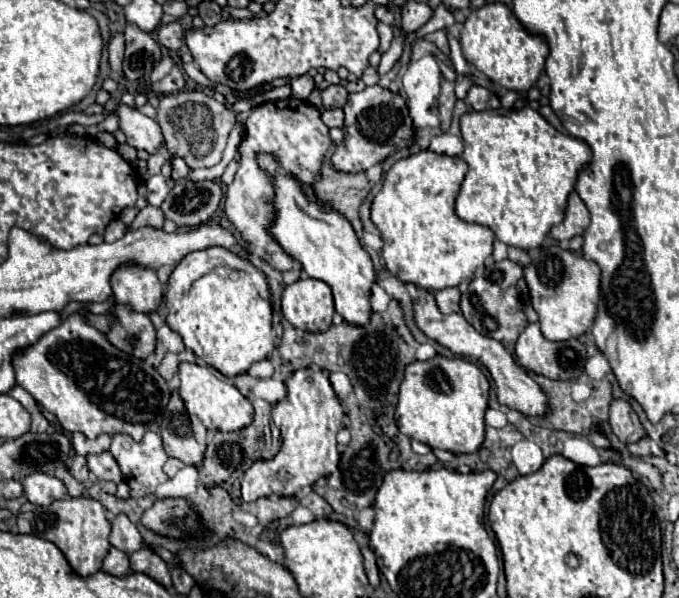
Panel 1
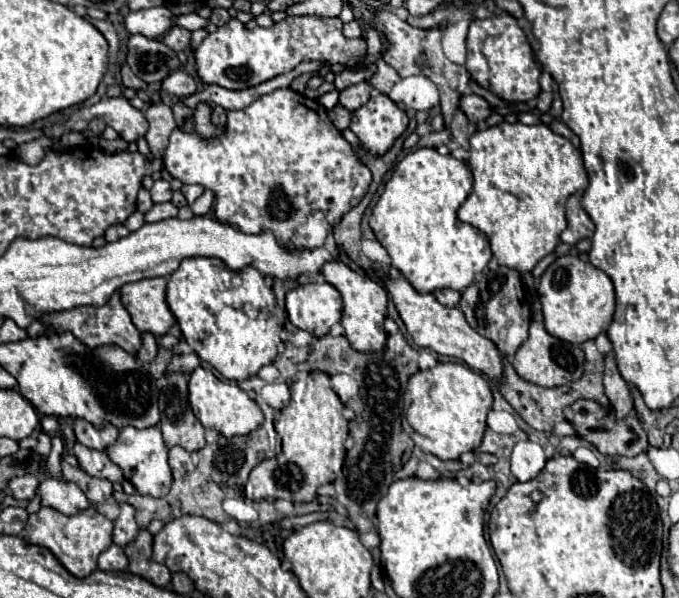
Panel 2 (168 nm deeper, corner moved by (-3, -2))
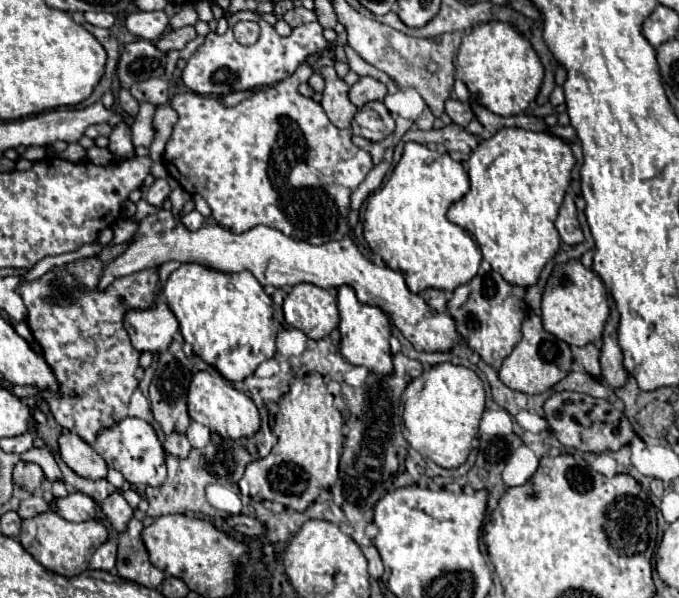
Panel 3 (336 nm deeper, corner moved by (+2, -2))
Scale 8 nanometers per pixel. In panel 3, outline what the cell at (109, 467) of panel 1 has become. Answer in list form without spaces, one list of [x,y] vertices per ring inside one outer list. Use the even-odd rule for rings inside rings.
[[[64,432],[60,436],[60,456],[72,468],[78,476],[88,478],[88,480],[100,480],[106,478],[108,466],[104,458],[86,442],[82,442],[76,434]]]

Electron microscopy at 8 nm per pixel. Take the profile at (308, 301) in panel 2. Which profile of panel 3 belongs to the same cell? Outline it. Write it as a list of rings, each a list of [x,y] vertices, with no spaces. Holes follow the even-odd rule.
[[[298,284],[284,298],[284,318],[308,338],[320,340],[340,322],[336,296],[314,284]]]

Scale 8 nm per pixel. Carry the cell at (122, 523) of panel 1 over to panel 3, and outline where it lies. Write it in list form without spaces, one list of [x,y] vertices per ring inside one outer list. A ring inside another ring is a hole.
[[[114,492],[110,494],[104,502],[102,502],[102,512],[106,514],[106,518],[110,520],[112,528],[116,532],[124,532],[128,522],[134,518],[134,510],[128,506],[128,502],[124,500],[122,494]]]

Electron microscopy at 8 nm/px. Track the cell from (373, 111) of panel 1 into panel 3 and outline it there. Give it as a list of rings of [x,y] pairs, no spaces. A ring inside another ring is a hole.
[[[378,100],[364,104],[358,108],[354,120],[352,120],[352,132],[356,136],[362,136],[370,142],[384,140],[394,130],[394,120],[386,106]]]

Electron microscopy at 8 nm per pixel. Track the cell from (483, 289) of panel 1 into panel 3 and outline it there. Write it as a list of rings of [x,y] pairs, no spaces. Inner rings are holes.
[[[488,272],[456,288],[454,296],[448,300],[448,314],[456,320],[458,332],[468,340],[468,346],[474,348],[482,360],[494,368],[502,366],[504,358],[510,356],[522,338],[520,326],[526,316],[524,292],[526,290],[522,286],[506,282],[498,272]]]

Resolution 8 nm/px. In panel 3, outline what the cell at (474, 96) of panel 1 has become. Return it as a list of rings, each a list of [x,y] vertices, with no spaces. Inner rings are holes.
[[[448,98],[448,102],[446,102],[446,114],[450,116],[452,122],[456,122],[458,126],[464,126],[464,128],[466,128],[466,126],[470,124],[470,120],[474,118],[472,108],[470,108],[468,104],[460,102],[458,98]]]

